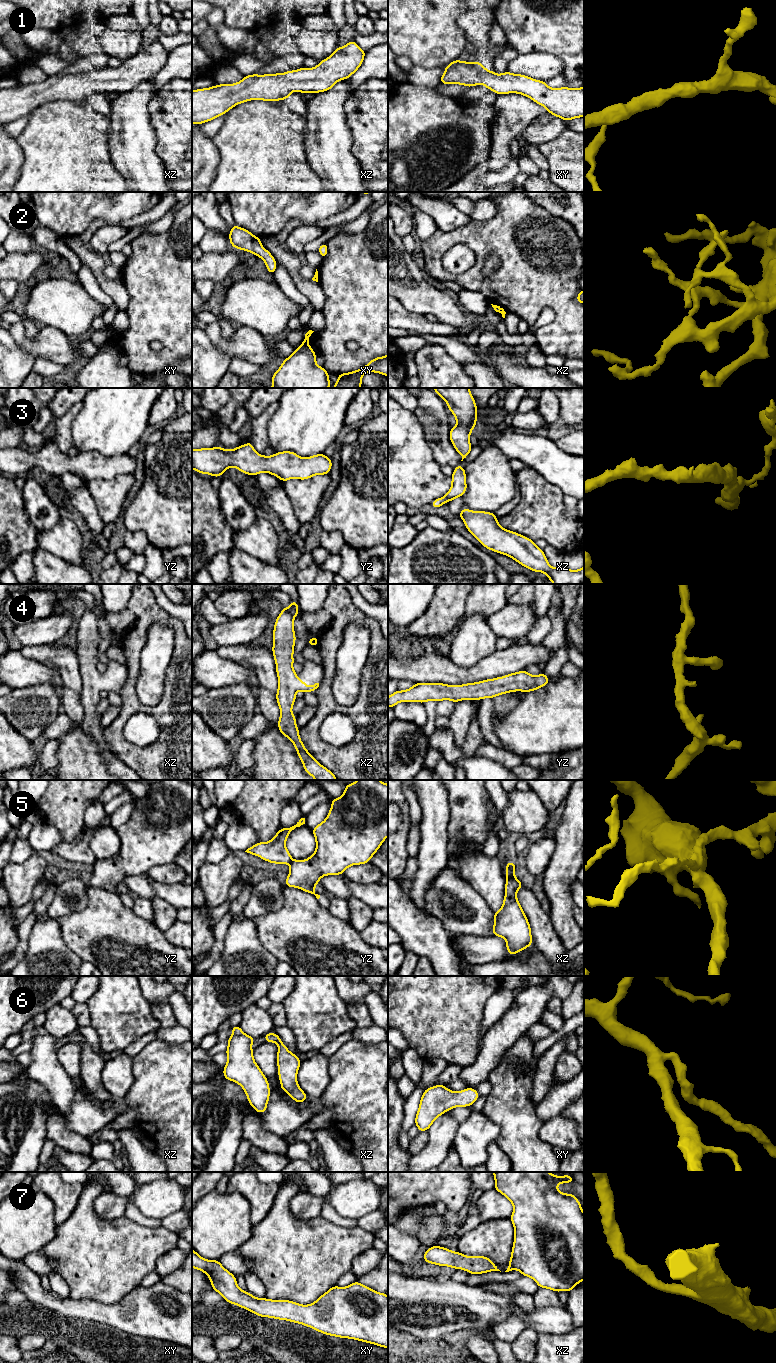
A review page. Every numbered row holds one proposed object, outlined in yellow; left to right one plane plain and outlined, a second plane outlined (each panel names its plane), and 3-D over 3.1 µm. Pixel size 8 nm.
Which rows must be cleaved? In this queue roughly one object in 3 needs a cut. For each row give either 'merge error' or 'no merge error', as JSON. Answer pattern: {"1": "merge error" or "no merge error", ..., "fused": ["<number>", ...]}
{"1": "no merge error", "2": "merge error", "3": "no merge error", "4": "no merge error", "5": "merge error", "6": "no merge error", "7": "no merge error", "fused": ["2", "5"]}

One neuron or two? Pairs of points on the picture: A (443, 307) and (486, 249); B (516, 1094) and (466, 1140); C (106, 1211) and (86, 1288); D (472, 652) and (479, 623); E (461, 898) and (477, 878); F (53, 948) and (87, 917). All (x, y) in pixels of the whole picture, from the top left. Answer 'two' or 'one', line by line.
A: two
B: two
C: two
D: one
E: two
F: two

